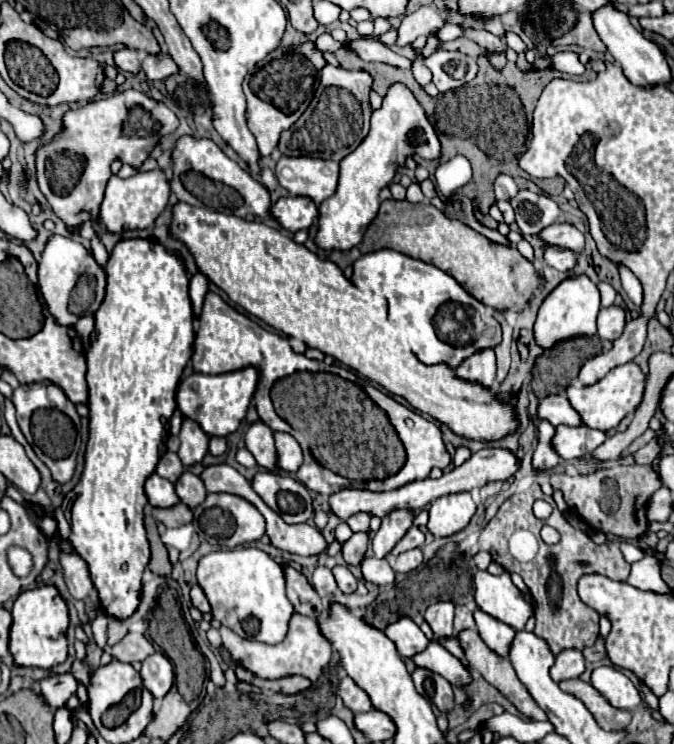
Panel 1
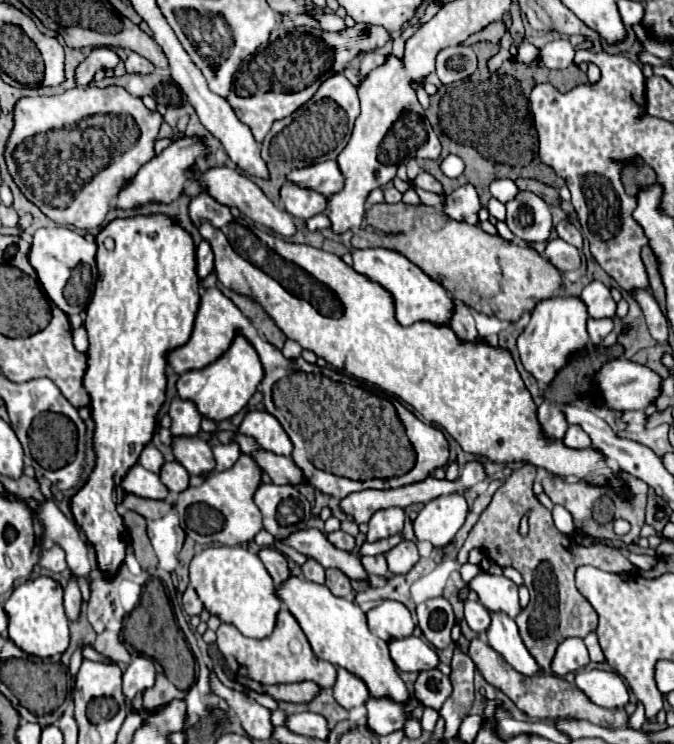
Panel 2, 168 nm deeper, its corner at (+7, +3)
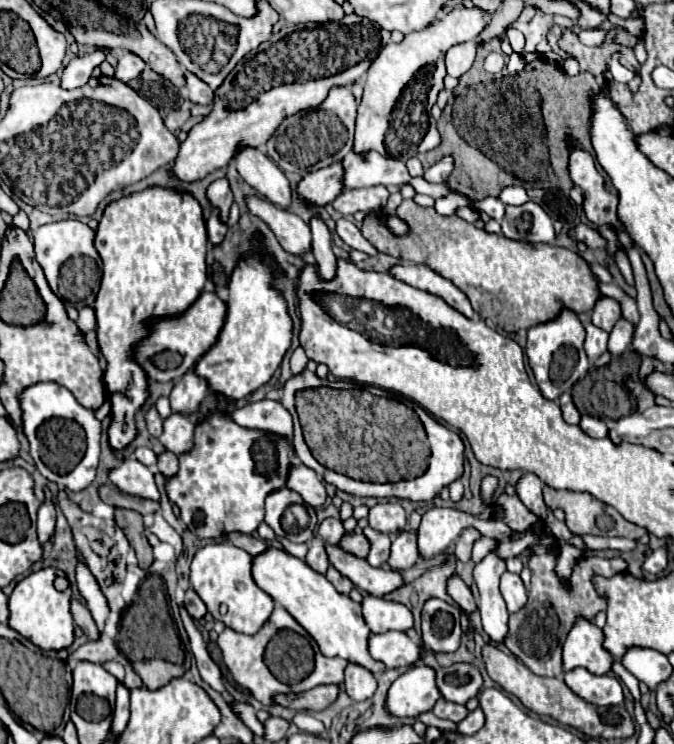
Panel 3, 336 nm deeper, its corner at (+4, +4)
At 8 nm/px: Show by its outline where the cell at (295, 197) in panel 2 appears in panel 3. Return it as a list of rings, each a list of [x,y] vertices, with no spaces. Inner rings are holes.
[[[333,163],[325,169],[319,169],[307,177],[303,177],[303,181],[299,183],[297,191],[301,195],[301,199],[305,199],[309,205],[329,205],[337,195],[343,193],[343,163]]]

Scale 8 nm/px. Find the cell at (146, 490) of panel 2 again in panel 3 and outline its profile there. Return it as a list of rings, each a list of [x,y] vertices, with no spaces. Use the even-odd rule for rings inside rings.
[[[123,459],[121,465],[117,465],[109,471],[109,479],[121,491],[125,491],[129,495],[159,501],[159,491],[153,481],[153,473],[137,459]]]

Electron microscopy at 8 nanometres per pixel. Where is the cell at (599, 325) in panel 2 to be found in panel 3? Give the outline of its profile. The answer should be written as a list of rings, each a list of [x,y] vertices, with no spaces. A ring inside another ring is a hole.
[[[589,319],[583,325],[585,325],[585,333],[587,333],[585,343],[583,343],[583,349],[585,349],[587,357],[589,357],[589,361],[595,361],[601,353],[605,353],[609,333],[603,331],[603,329],[599,329],[599,327],[595,327]]]

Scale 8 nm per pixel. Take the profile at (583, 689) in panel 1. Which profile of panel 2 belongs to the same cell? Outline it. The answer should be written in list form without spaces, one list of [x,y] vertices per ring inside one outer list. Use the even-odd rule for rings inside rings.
[[[474,638],[470,642],[470,648],[468,648],[468,656],[474,660],[476,668],[480,670],[480,674],[484,676],[484,680],[488,684],[492,684],[494,688],[502,690],[524,714],[532,716],[532,718],[538,718],[538,720],[546,720],[546,718],[584,718],[588,722],[594,722],[598,726],[604,726],[604,728],[622,728],[626,722],[628,722],[628,714],[624,716],[624,710],[622,708],[616,708],[616,710],[606,710],[602,706],[596,706],[594,702],[590,702],[590,698],[576,686],[576,684],[570,684],[568,680],[564,678],[558,678],[558,676],[534,676],[534,678],[528,678],[528,676],[520,676],[494,648],[488,646],[486,640],[482,638]]]

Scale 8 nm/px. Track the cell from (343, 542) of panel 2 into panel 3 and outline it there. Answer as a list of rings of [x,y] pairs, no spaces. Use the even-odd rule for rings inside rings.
[[[327,517],[327,519],[323,519],[323,521],[321,521],[321,525],[319,525],[319,531],[317,531],[317,533],[325,539],[325,543],[327,543],[327,545],[337,545],[337,541],[343,537],[345,529],[343,529],[343,525],[341,525],[341,521],[339,521],[339,519]]]

